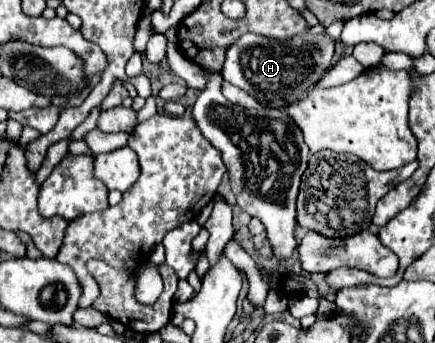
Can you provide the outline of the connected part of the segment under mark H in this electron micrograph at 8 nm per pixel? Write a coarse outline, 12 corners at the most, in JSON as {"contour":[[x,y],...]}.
{"contour":[[324,31],[244,33],[222,77],[264,107],[288,107],[332,67]]}

